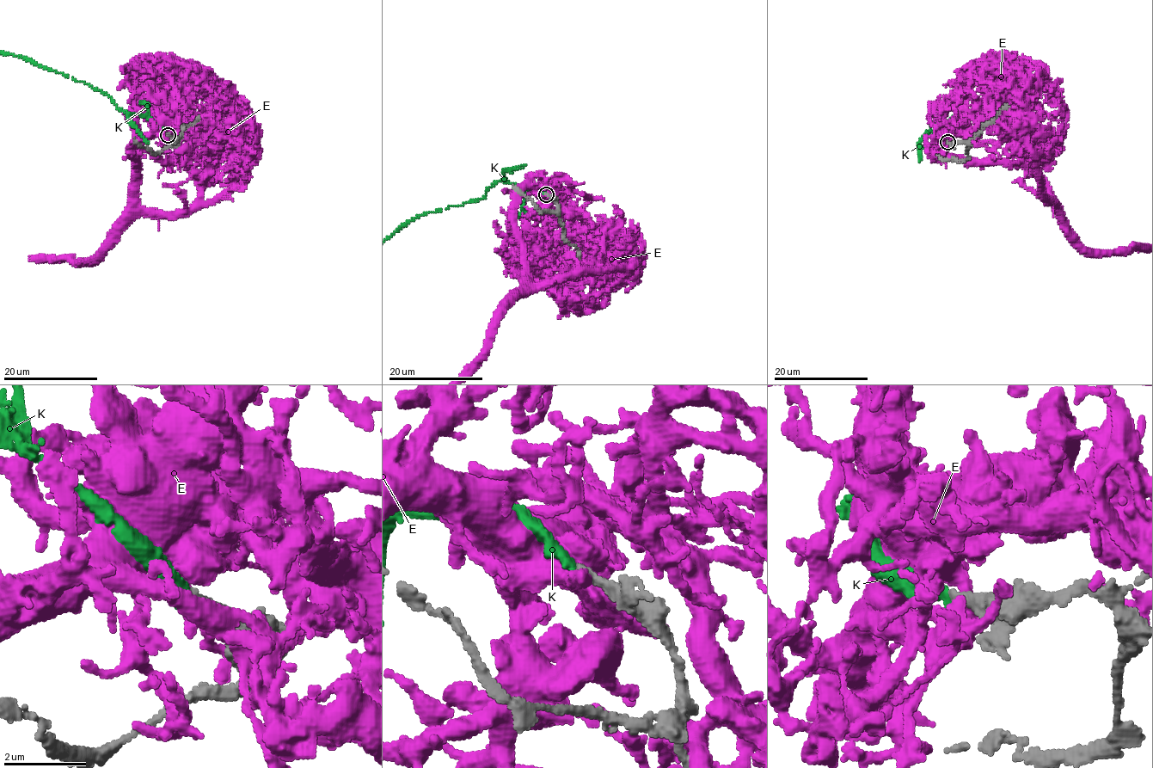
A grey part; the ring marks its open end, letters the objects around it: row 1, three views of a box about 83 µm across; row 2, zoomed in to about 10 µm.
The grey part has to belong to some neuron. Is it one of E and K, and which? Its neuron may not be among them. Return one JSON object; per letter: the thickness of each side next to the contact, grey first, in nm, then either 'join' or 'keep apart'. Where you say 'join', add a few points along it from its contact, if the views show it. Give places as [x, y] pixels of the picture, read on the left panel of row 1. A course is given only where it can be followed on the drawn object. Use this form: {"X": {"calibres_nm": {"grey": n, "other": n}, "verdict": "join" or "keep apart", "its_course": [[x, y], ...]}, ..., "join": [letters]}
{"E": {"calibres_nm": {"grey": 360, "other": 480}, "verdict": "keep apart"}, "K": {"calibres_nm": {"grey": 260, "other": 320}, "verdict": "join"}, "join": ["K"]}

